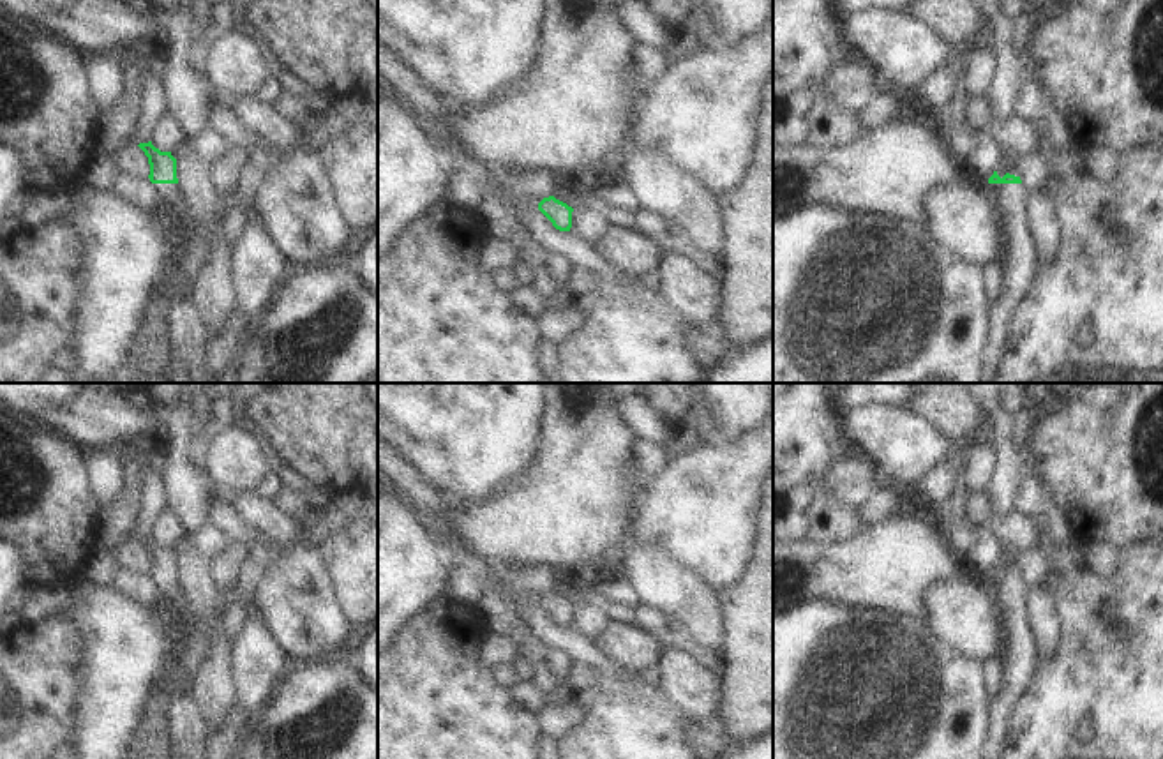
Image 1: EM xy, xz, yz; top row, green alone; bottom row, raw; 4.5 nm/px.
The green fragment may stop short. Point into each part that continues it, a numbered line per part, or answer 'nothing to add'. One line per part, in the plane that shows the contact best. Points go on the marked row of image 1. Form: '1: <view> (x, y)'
1: yz (1020, 260)

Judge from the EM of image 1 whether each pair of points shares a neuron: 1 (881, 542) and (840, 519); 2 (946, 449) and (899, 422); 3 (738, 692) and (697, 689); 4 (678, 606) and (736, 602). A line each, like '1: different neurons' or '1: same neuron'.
1: different neurons
2: same neuron
3: different neurons
4: different neurons

